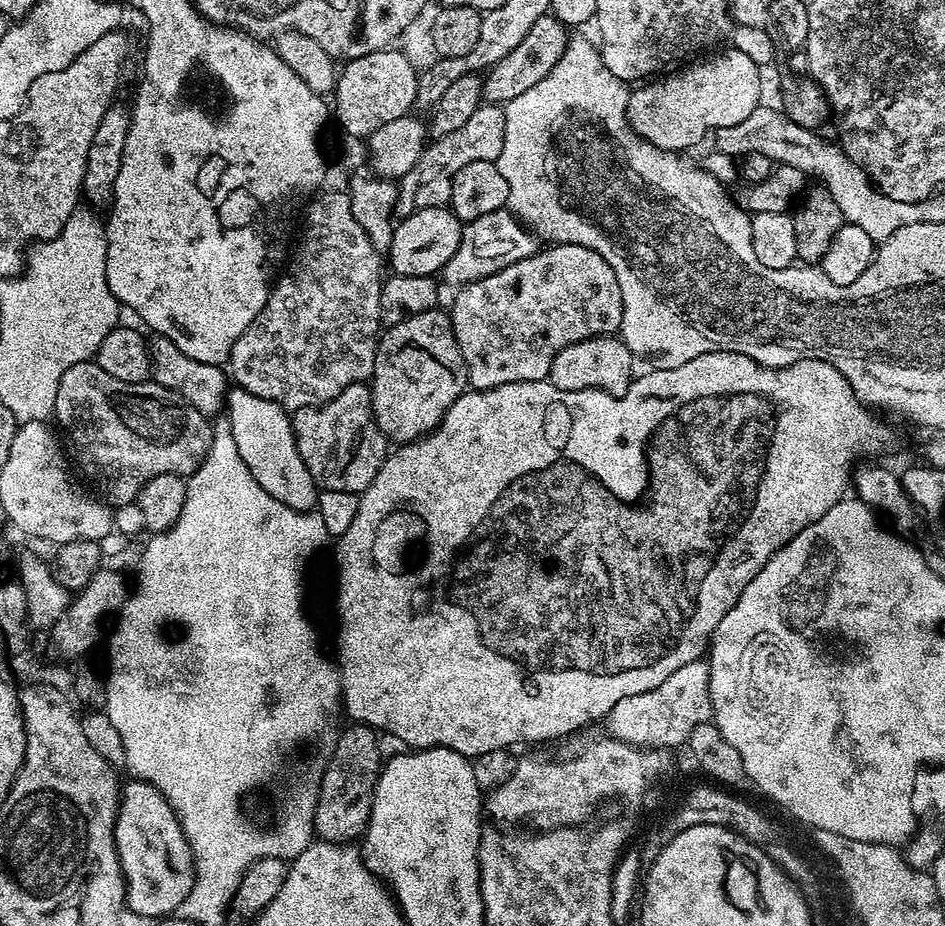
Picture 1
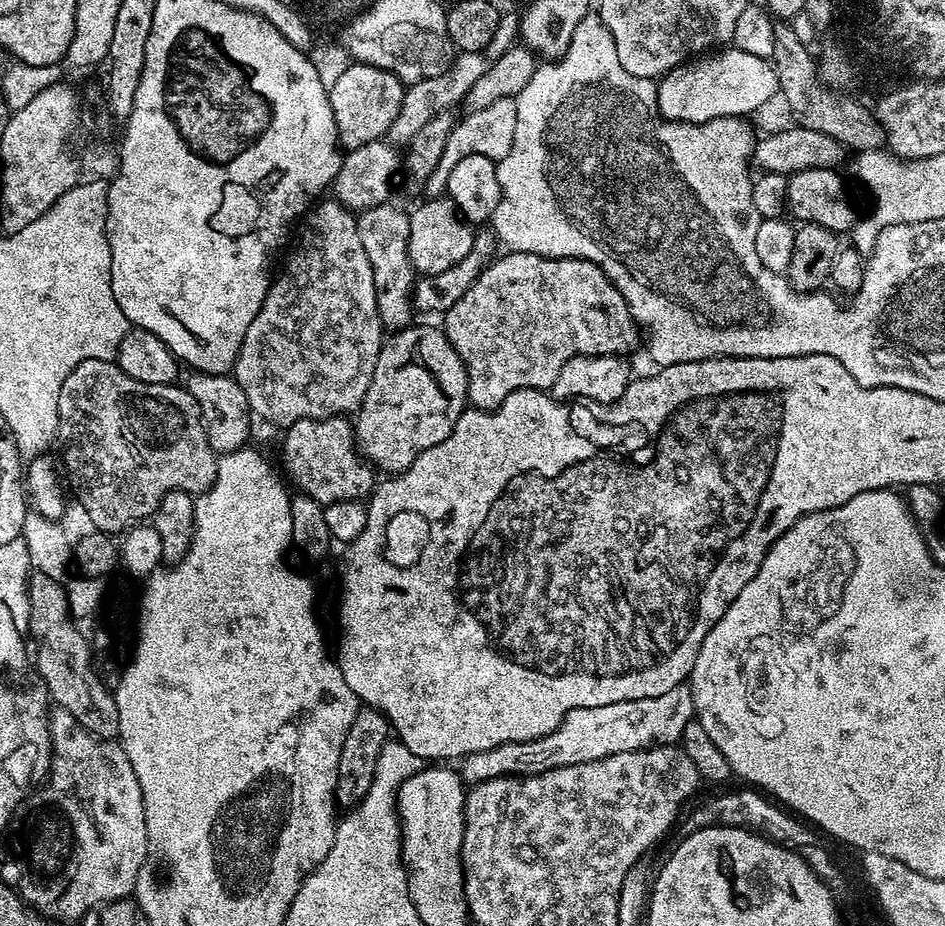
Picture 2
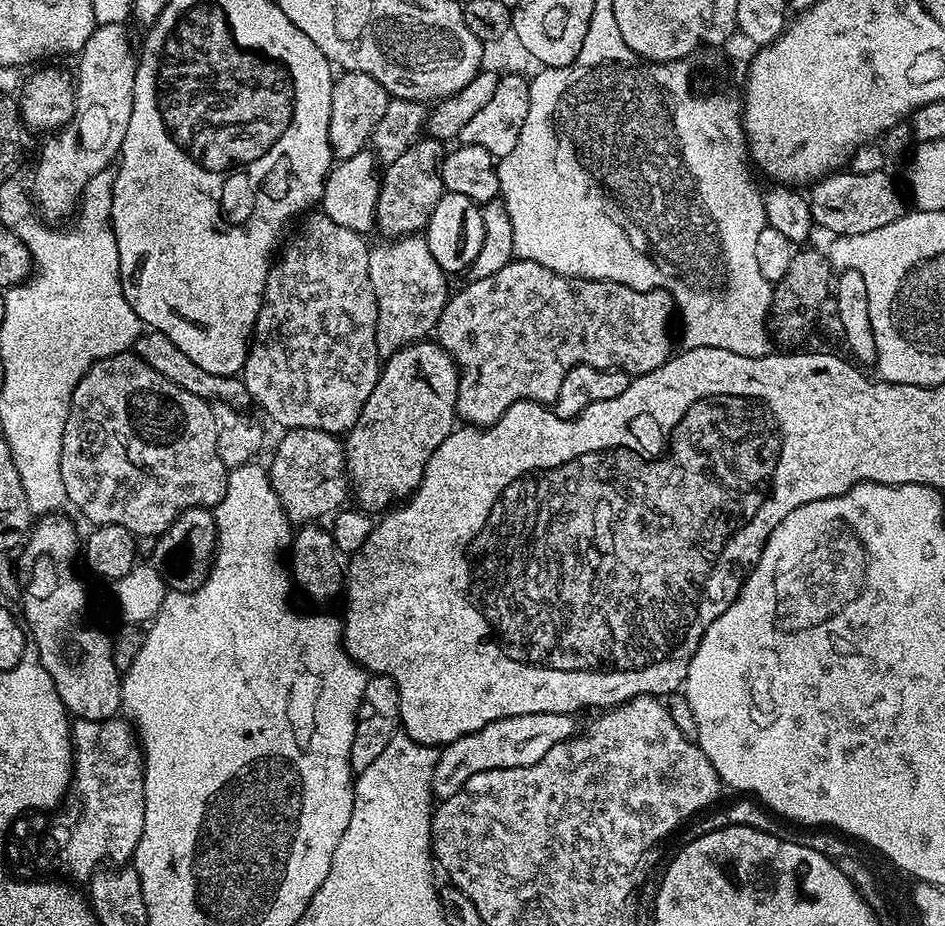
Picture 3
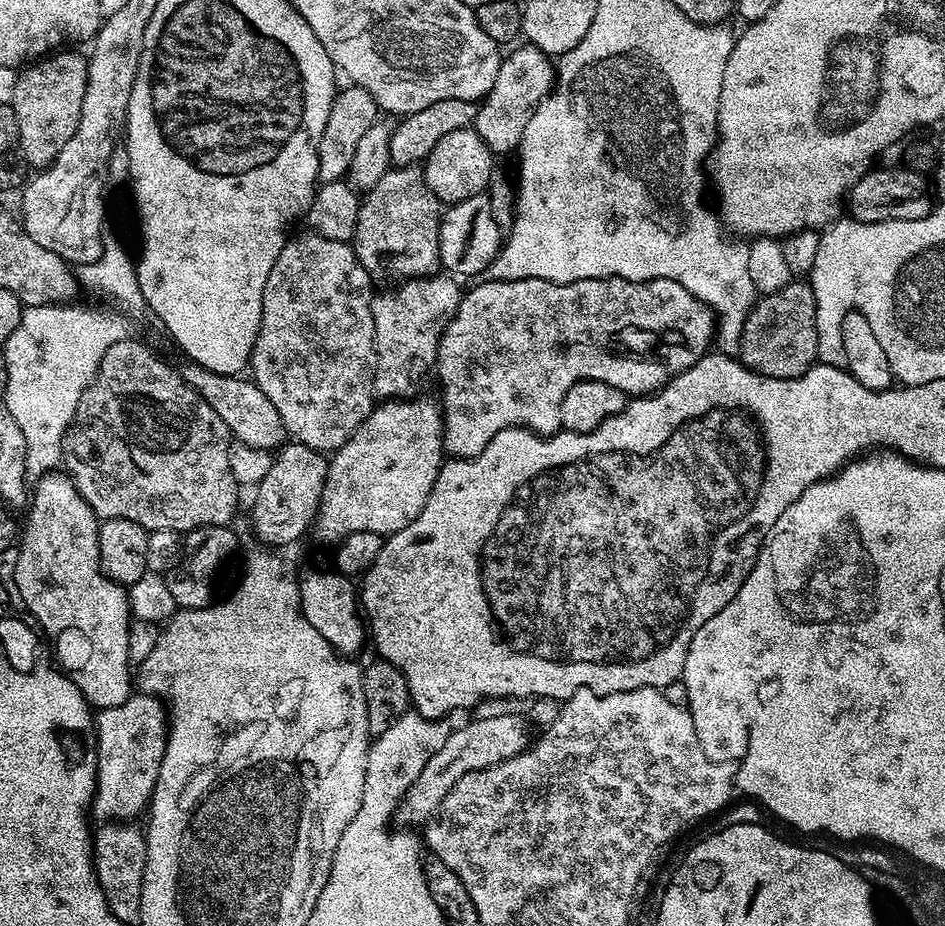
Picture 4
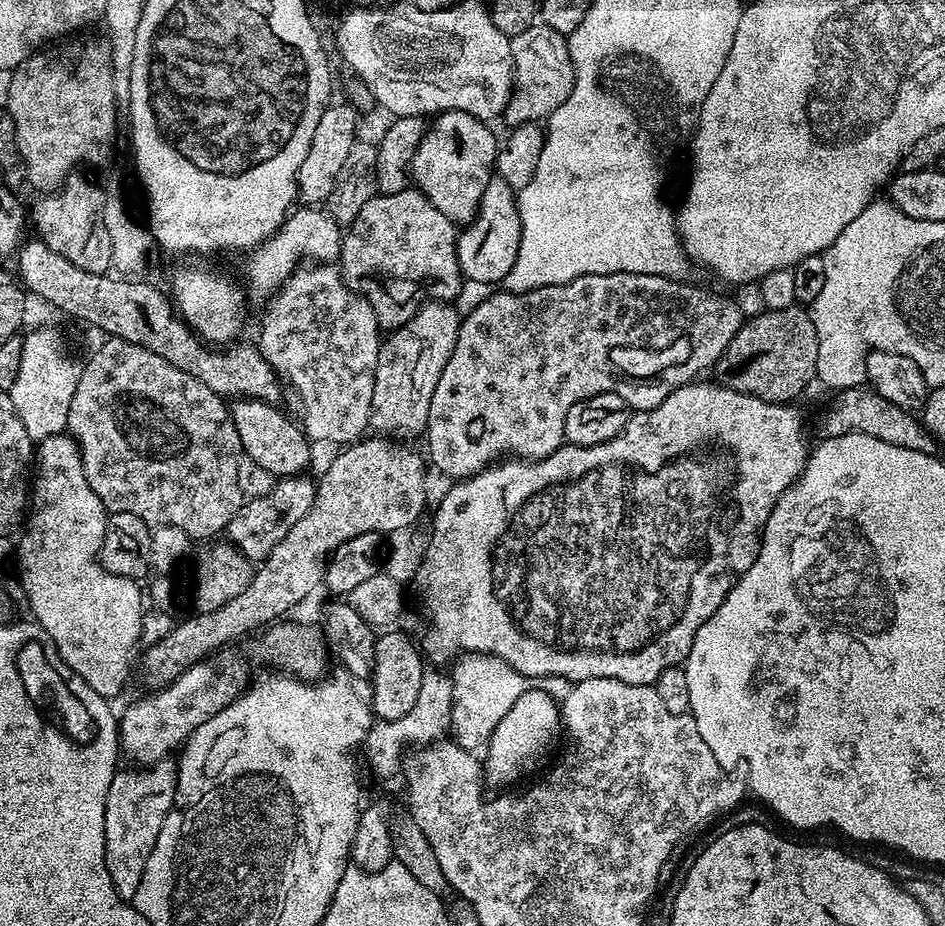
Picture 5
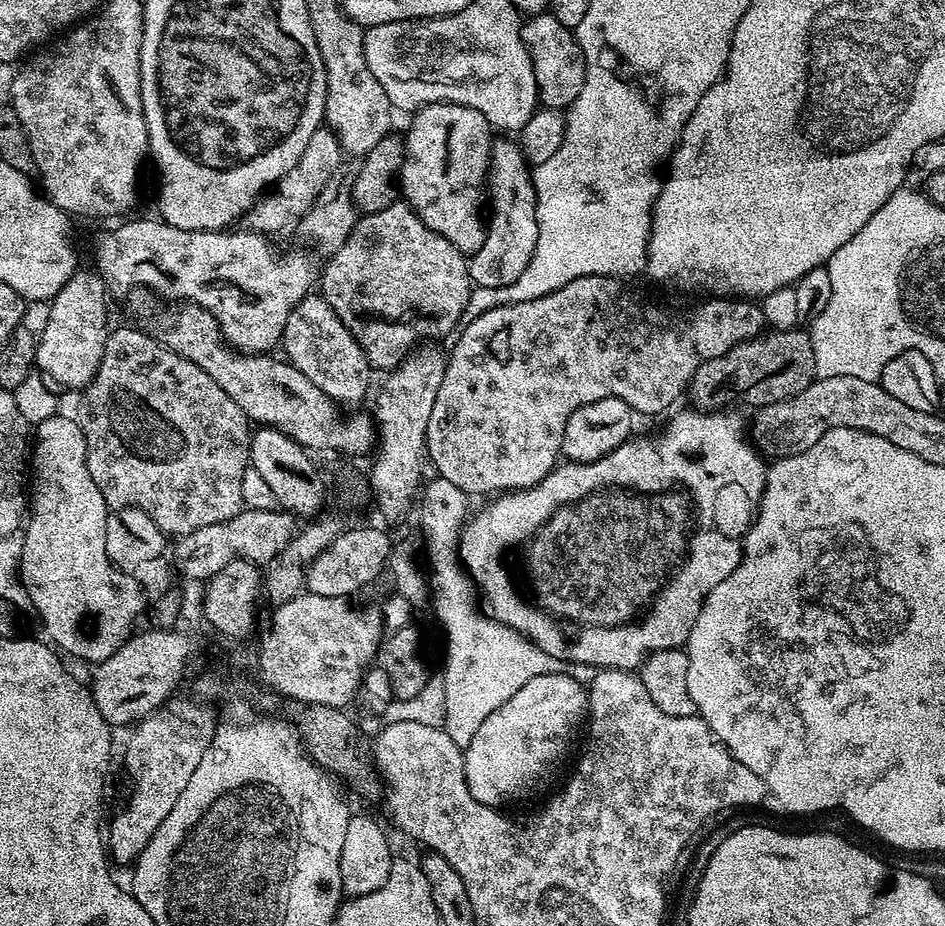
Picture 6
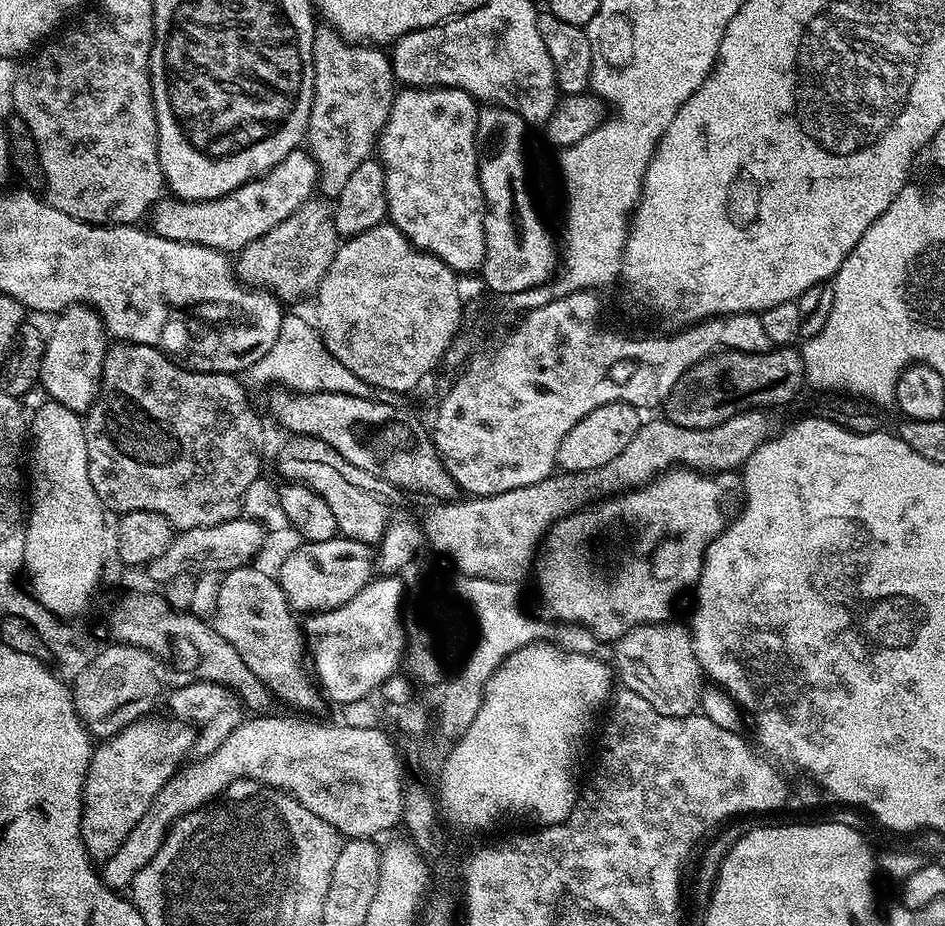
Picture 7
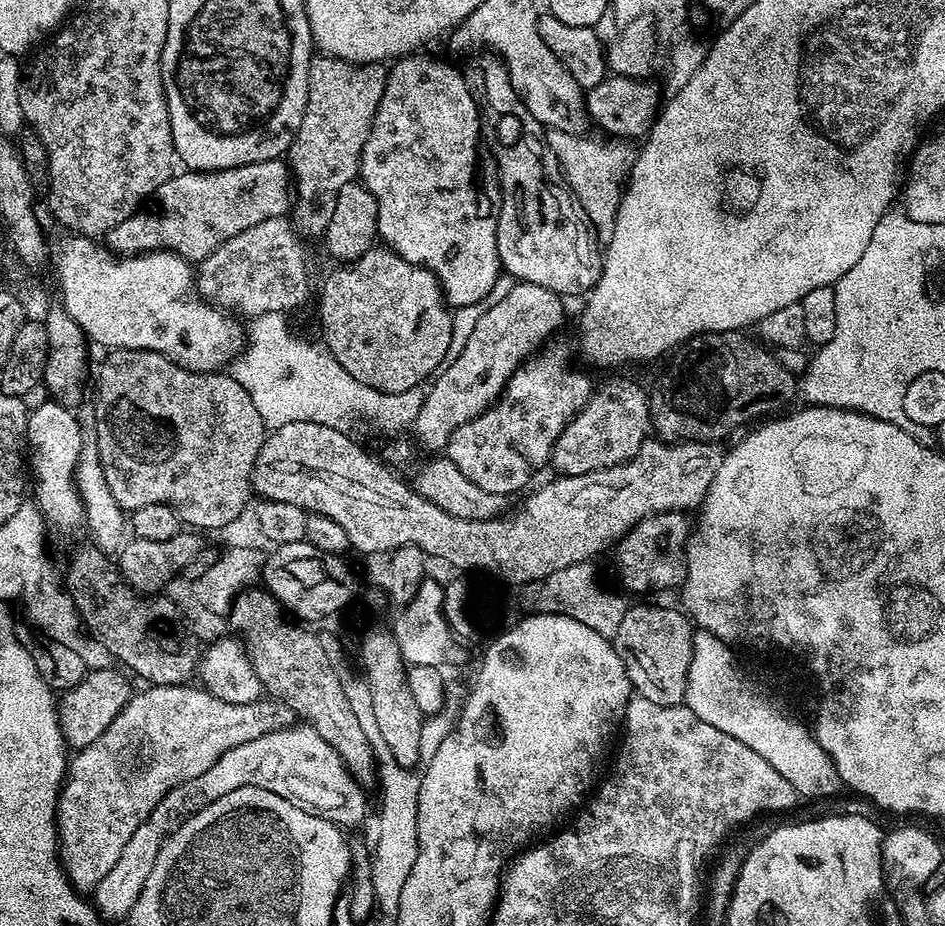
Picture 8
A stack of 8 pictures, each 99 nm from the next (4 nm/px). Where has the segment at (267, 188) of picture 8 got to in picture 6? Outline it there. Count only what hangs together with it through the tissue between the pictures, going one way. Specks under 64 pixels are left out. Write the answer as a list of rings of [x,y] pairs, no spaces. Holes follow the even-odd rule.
[[[321,126],[310,138],[306,150],[302,150],[302,158],[287,174],[278,181],[275,186],[264,193],[259,200],[253,204],[249,212],[245,212],[242,220],[247,231],[259,232],[269,238],[275,238],[279,232],[288,232],[299,229],[302,218],[310,206],[314,206],[314,198],[322,194],[326,182],[342,166],[342,153],[338,138],[327,128]]]

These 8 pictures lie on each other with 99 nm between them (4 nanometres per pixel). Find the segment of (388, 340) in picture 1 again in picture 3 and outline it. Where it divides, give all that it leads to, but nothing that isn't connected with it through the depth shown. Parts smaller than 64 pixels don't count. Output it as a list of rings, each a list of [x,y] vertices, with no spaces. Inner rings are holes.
[[[428,338],[398,349],[383,361],[378,382],[370,398],[366,398],[366,406],[362,406],[358,422],[343,441],[350,492],[354,500],[356,496],[355,503],[363,511],[369,514],[383,513],[415,492],[422,482],[426,462],[430,462],[430,454],[434,454],[434,450],[438,450],[452,429],[457,427],[459,377],[460,372],[448,351]]]

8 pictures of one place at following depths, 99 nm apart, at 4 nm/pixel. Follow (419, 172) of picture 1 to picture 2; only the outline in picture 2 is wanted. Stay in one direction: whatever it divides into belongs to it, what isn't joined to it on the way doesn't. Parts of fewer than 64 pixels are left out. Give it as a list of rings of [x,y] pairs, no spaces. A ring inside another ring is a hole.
[[[513,97],[498,98],[490,106],[483,110],[461,115],[452,128],[450,138],[446,138],[446,150],[442,150],[442,158],[438,158],[438,166],[430,178],[423,181],[424,196],[428,198],[440,198],[445,195],[450,178],[450,170],[462,162],[462,158],[470,158],[470,154],[482,154],[486,158],[499,161],[510,154],[510,146],[514,146],[514,126],[518,126],[518,110]]]

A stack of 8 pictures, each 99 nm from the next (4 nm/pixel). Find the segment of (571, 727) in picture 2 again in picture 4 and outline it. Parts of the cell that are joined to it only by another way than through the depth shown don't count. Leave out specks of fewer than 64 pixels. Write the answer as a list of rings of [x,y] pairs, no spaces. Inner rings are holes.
[[[520,714],[483,716],[462,725],[461,728],[457,727],[450,734],[450,738],[446,738],[446,746],[442,746],[442,750],[438,750],[438,754],[434,754],[434,758],[430,758],[426,766],[422,766],[422,774],[414,782],[414,786],[410,786],[403,803],[424,804],[428,814],[435,813],[446,794],[450,794],[450,790],[458,782],[458,778],[471,772],[481,772],[484,768],[501,764],[520,755],[530,744],[528,728],[524,725],[522,717]]]

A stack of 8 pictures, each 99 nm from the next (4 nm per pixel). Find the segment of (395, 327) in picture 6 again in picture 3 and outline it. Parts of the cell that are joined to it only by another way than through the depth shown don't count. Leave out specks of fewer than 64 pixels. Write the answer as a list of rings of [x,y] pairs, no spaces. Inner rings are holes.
[[[421,138],[408,147],[406,154],[401,154],[383,169],[378,190],[376,228],[384,231],[385,237],[420,234],[427,229],[430,214],[434,214],[434,206],[438,206],[445,193],[440,177],[440,166],[445,155],[446,148],[441,141]]]

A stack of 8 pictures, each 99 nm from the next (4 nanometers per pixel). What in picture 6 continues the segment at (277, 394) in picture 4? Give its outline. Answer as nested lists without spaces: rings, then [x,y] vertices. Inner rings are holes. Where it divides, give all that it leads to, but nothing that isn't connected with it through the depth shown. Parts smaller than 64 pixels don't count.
[[[309,294],[304,297],[302,302],[298,302],[298,306],[290,314],[290,318],[286,318],[283,348],[285,352],[283,355],[288,363],[294,365],[298,370],[302,370],[302,374],[306,374],[306,378],[310,378],[310,382],[314,382],[314,386],[318,386],[318,390],[322,390],[322,394],[330,397],[337,406],[356,404],[367,394],[370,365],[366,354],[362,350],[362,346],[358,346],[358,342],[350,334],[350,330],[346,330],[346,326],[338,318],[338,314],[334,314],[334,310],[326,303],[323,295]]]

